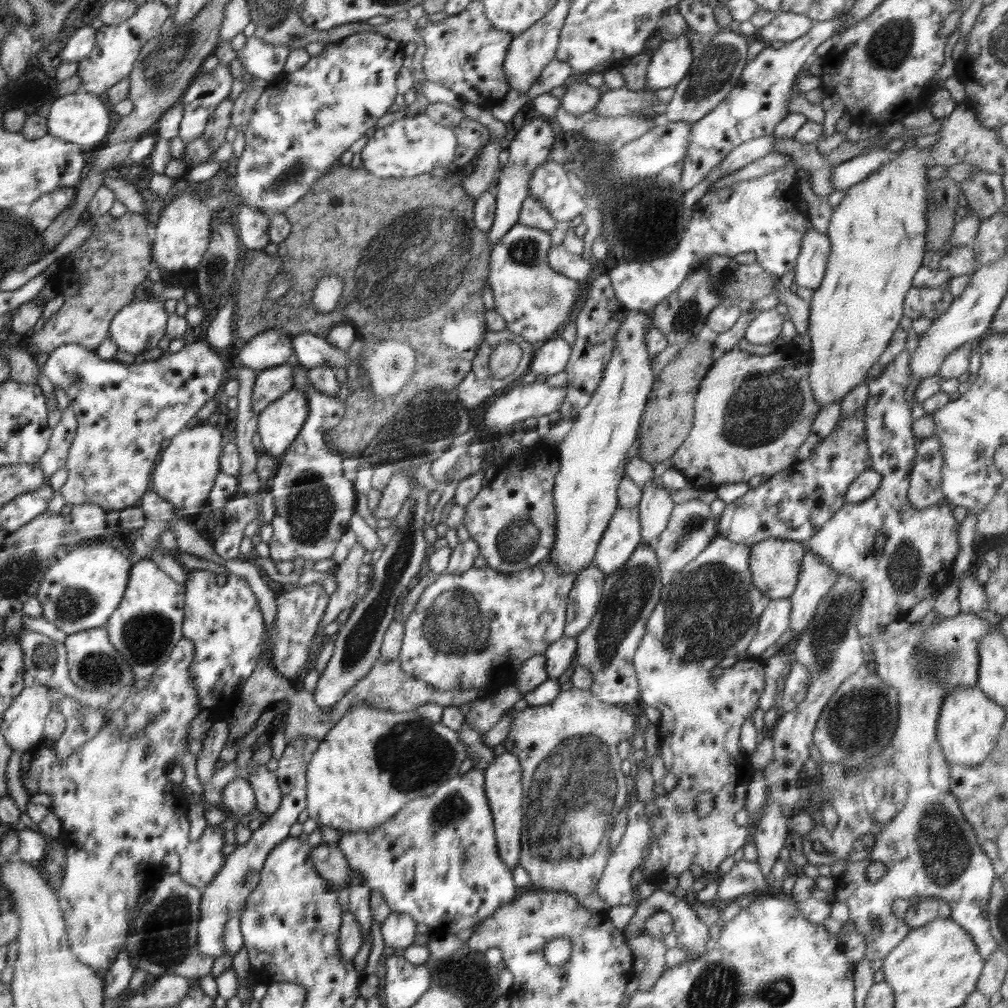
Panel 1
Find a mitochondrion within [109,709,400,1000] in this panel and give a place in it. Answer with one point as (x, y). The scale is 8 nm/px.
(165, 939)

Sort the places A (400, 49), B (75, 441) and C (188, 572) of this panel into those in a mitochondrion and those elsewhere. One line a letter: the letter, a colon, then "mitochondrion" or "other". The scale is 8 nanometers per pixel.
A: other
B: other
C: other

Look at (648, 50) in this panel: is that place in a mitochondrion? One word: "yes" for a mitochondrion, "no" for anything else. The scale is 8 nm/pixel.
no

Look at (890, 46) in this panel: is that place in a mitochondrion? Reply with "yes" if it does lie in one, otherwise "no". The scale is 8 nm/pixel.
yes

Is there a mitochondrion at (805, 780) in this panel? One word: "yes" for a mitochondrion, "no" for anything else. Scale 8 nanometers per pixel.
no

